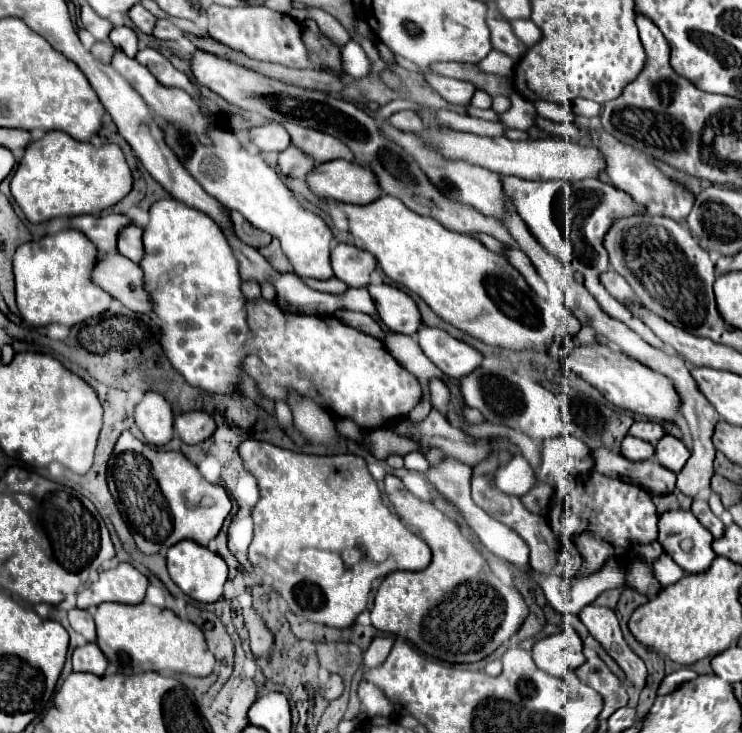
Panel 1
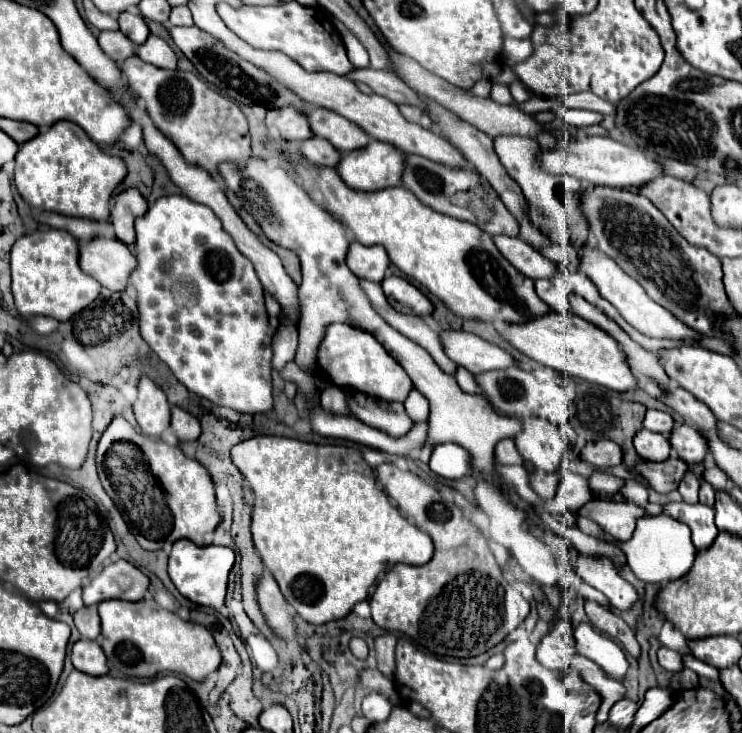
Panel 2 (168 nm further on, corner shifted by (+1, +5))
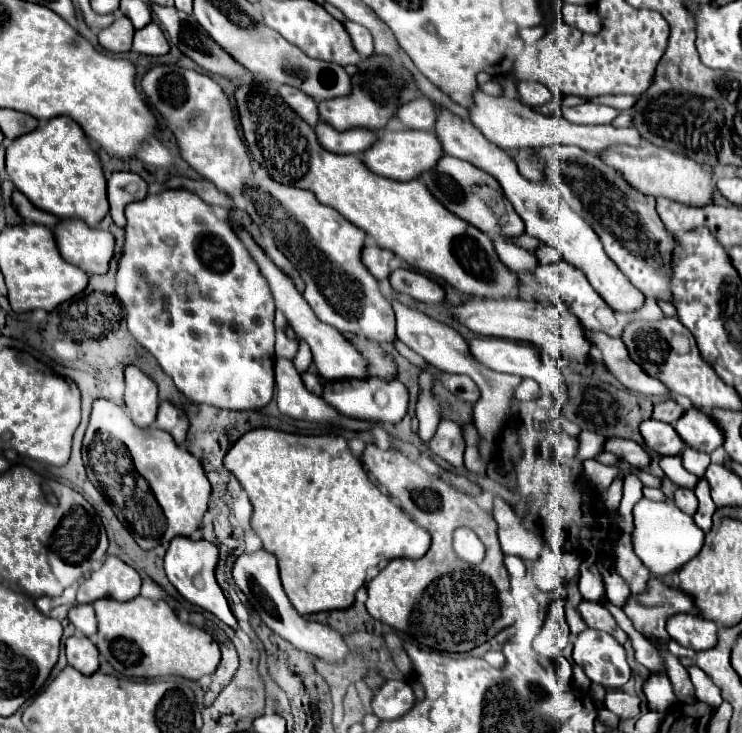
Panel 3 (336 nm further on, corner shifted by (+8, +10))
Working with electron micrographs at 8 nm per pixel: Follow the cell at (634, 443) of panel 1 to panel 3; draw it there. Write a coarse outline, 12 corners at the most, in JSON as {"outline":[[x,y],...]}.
{"outline":[[648,419],[640,433],[648,449],[678,455],[686,445],[670,423]]}

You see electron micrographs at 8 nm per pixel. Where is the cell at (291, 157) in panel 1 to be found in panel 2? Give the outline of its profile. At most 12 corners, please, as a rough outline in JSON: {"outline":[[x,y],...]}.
{"outline":[[315,136],[299,152],[313,166],[335,166],[339,152]]}

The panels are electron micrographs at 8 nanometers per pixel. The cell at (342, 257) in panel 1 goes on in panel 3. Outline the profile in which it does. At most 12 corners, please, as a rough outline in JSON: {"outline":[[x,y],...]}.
{"outline":[[374,243],[364,247],[366,265],[380,281],[392,271],[392,251]]}

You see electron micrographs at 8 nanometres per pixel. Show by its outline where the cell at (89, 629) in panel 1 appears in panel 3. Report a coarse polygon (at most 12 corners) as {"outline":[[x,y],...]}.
{"outline":[[76,605],[68,619],[86,637],[98,629],[94,607]]}

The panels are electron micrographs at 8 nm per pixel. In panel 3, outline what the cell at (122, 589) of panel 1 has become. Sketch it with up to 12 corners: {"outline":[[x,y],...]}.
{"outline":[[118,557],[78,587],[78,603],[130,601],[140,575]]}

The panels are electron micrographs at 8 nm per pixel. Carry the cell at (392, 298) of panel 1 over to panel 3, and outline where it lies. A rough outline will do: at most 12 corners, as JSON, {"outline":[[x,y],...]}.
{"outline":[[396,269],[390,283],[398,293],[422,303],[446,297],[436,281]]}

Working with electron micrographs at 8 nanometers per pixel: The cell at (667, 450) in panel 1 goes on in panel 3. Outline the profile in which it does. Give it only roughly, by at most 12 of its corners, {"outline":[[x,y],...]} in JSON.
{"outline":[[688,409],[676,431],[692,449],[724,445],[722,427],[702,409]]}

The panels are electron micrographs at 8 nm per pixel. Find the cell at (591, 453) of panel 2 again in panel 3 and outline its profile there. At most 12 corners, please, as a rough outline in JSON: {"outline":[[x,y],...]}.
{"outline":[[608,439],[606,451],[616,453],[636,469],[652,461],[642,445]]}

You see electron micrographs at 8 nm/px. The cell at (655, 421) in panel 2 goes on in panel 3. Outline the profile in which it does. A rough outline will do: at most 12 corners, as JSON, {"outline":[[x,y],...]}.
{"outline":[[674,399],[654,405],[654,419],[676,423],[684,413]]}

